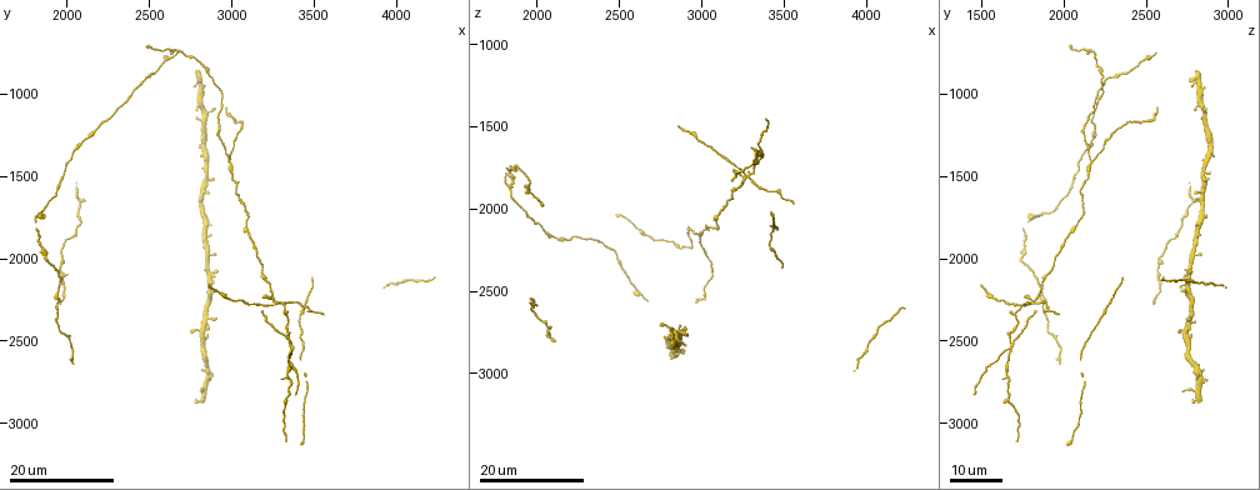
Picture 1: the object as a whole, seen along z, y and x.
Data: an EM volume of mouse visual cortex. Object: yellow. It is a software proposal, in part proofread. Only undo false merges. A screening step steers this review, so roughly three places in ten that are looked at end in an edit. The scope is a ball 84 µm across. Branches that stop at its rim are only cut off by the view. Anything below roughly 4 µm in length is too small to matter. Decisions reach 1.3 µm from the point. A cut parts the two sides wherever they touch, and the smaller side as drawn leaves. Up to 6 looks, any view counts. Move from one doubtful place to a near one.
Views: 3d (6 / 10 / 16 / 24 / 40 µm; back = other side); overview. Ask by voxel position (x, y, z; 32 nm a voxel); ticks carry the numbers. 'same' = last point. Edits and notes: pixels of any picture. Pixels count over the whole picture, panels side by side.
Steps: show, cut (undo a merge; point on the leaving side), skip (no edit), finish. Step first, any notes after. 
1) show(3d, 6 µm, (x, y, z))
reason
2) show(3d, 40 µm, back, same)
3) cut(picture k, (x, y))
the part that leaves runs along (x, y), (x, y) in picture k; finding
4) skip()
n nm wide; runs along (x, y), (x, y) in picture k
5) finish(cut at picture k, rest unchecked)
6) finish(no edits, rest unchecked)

show(3d, 24 µm, (3340, 2520, 1680))
three arms meet

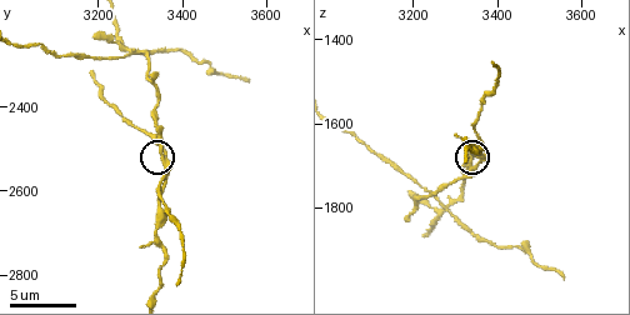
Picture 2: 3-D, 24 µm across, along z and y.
show(3d, 10 µm, (3355, 2525, 1685))

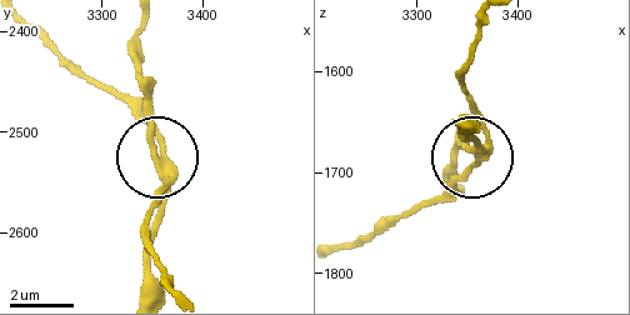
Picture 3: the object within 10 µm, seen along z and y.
cut(picture 3, (466, 173))
side arm 10 µm; the part that leaves runs along (481, 151), (486, 130), (465, 84), (475, 25) in picture 3; two neurons meet here

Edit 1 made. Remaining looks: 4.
show(3d, 16 µm, (3340, 2700, 1660))
three arms meet

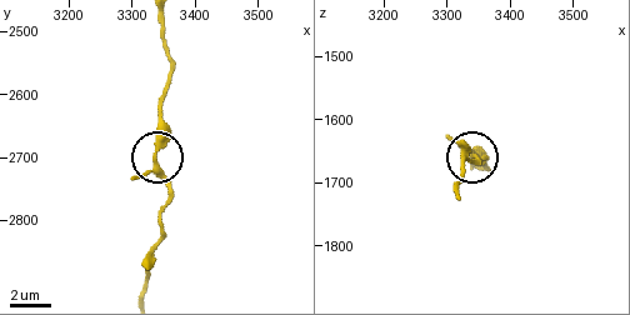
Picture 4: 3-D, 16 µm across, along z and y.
show(3d, 10 µm, same)
closer look

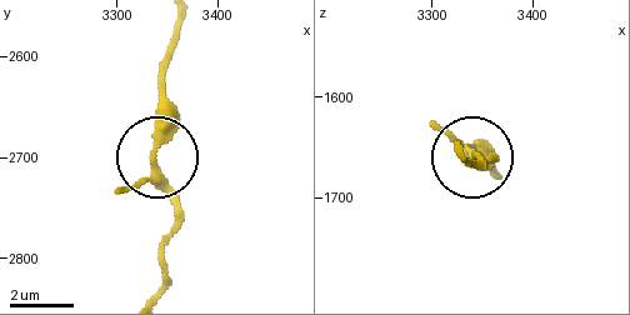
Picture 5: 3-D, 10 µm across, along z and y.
skip()
3 arms; runs along (181, 20), (165, 76), (158, 158), (173, 235) in picture 5; continuous, no second neuron

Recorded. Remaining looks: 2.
show(3d, 16 µm, (2980, 1420, 2180))
thin arm on a thick one

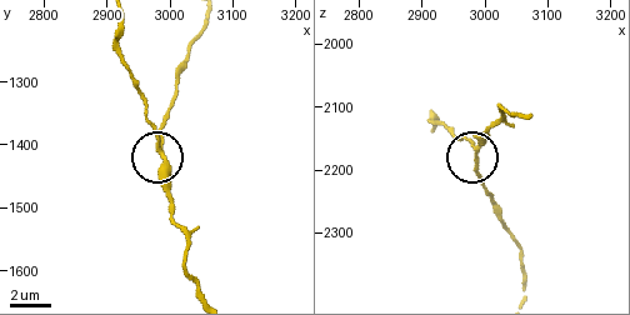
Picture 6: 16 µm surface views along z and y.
show(3d, 6 µm, (2985, 1410, 2160))
zoom in

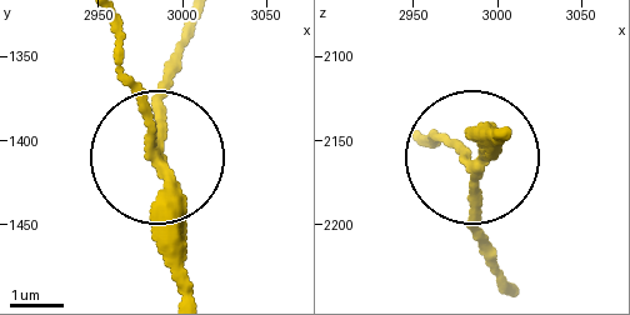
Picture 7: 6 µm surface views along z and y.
skip()
runs along (194, 26), (163, 106), (163, 151), (118, 26) in picture 7; one neuron here

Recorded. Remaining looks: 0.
finish(cut at picture 3, rest unchecked)

